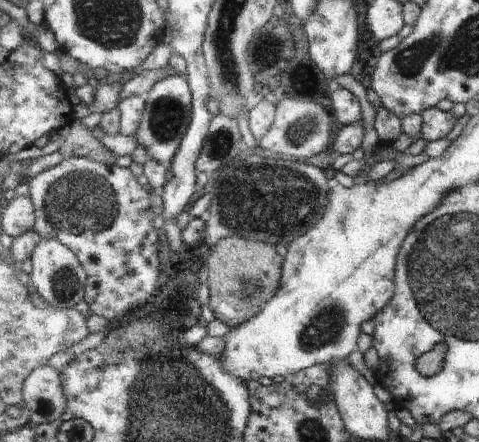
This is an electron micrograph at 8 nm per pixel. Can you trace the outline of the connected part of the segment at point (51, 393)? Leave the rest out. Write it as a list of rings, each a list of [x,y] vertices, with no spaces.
[[[51,366],[36,369],[26,379],[22,392],[33,426],[57,421],[65,413],[66,397],[60,372]]]

